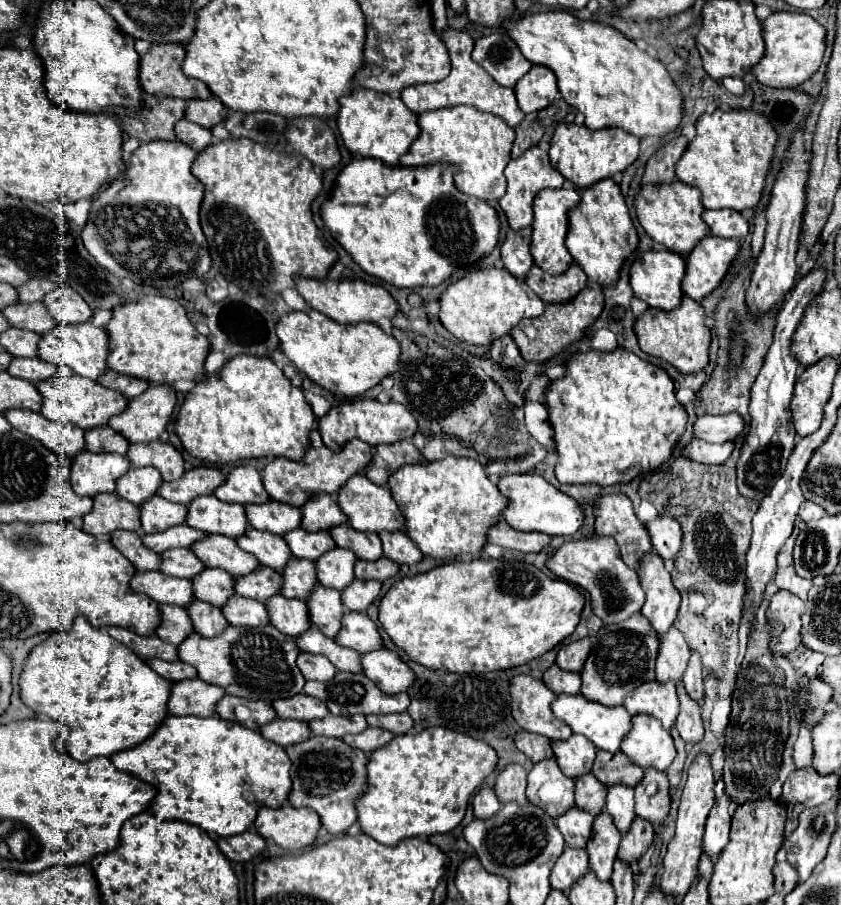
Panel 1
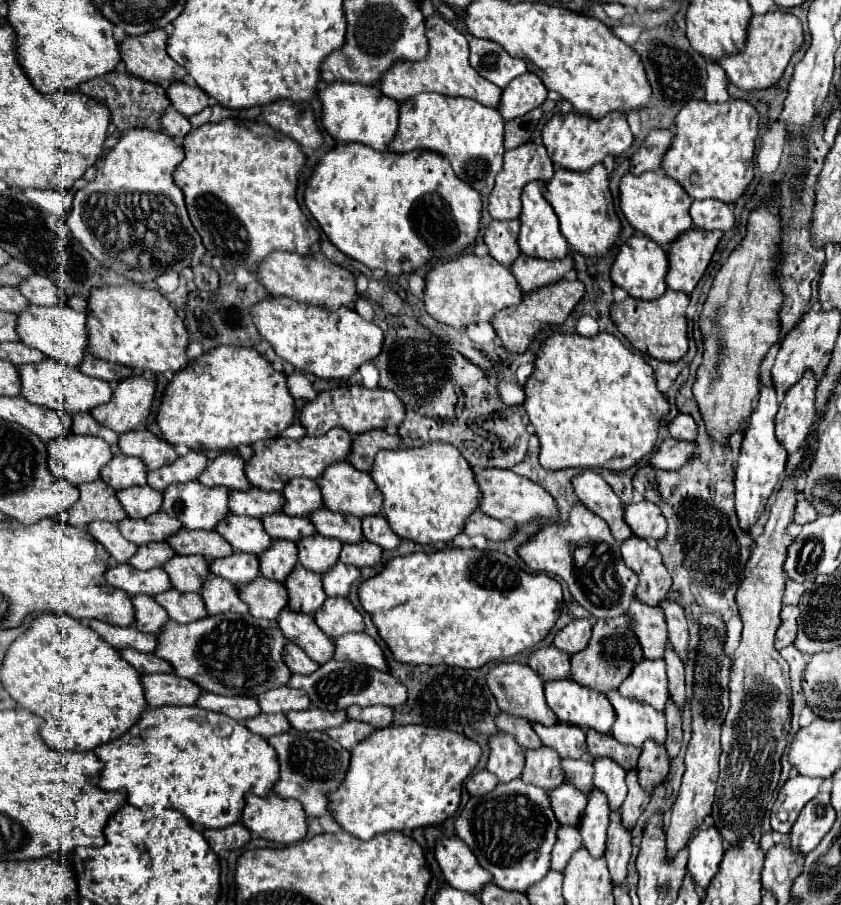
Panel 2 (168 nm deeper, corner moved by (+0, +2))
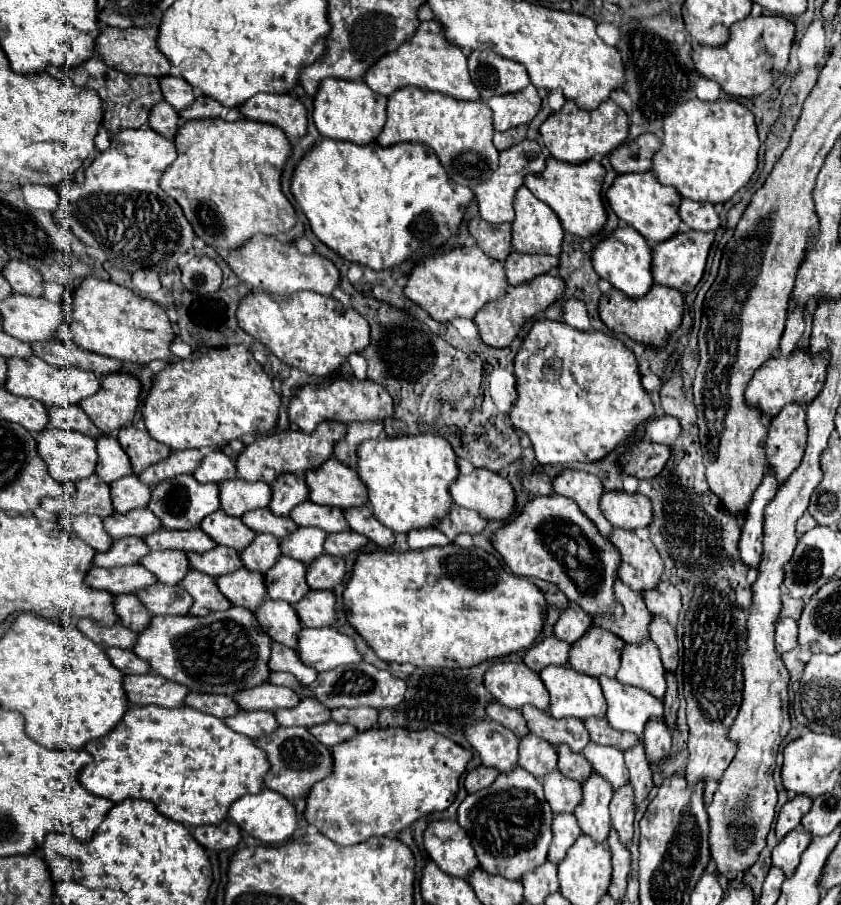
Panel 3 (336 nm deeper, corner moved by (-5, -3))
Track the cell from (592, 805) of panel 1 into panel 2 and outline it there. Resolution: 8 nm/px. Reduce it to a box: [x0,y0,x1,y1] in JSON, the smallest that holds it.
[561,758,593,794]

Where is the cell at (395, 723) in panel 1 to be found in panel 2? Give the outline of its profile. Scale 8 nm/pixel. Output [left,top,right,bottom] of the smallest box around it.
[361,706,393,728]

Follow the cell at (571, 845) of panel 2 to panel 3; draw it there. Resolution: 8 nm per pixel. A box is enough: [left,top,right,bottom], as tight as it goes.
[548,815,582,865]

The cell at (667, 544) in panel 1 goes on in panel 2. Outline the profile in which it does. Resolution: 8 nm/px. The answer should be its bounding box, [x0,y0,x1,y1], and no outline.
[623,500,667,544]

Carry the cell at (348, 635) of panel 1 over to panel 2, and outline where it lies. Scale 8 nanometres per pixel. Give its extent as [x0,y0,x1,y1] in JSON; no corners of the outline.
[313,598,363,638]

